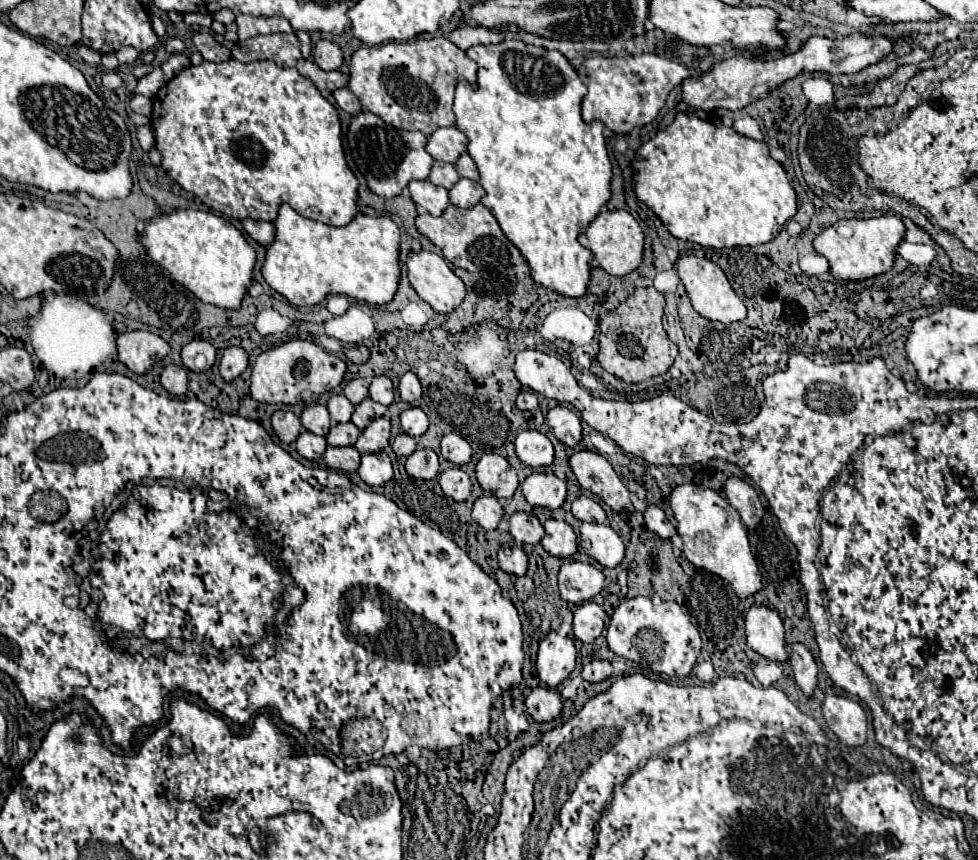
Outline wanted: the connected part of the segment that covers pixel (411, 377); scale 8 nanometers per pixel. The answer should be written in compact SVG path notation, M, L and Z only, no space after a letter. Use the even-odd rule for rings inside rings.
M406 371L406 373L400 377L398 391L400 391L402 401L406 401L406 403L412 403L414 399L420 399L420 395L422 395L422 387L420 387L420 381L418 381L416 373Z

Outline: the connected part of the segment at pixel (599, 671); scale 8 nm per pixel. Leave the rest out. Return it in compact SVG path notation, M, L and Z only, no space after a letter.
M592 659L582 669L582 679L586 681L602 681L612 675L612 663L604 659Z

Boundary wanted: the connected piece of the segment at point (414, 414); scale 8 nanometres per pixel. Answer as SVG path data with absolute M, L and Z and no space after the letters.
M410 407L400 413L400 425L402 425L404 433L408 433L412 437L420 437L428 429L428 417L422 409Z

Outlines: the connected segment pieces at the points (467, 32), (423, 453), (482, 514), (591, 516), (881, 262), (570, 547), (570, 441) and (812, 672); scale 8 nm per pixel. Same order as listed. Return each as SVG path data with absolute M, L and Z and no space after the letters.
M462 25L458 29L454 29L448 39L460 47L462 51L466 51L468 47L472 45L488 45L488 43L500 43L508 33L514 33L516 27L512 27L512 31L506 31L506 33L496 33L496 31L488 31L486 27L468 27L468 25Z
M416 449L406 457L406 471L416 479L434 479L438 469L438 455L432 449Z
M484 493L482 497L478 497L478 499L474 501L472 519L474 519L480 527L484 527L484 529L496 529L498 521L502 519L502 505L498 503L496 495Z
M578 497L572 503L572 513L576 519L580 521L596 521L596 523L604 523L606 521L606 511L602 509L602 505L590 497Z
M880 215L870 219L840 219L814 239L814 249L830 263L834 279L868 279L886 273L894 261L894 247L904 237L904 225L896 215Z
M546 519L544 523L546 535L542 537L542 547L554 555L554 557L570 557L576 553L578 543L576 543L576 533L572 525L568 525L562 519Z
M556 405L548 411L546 423L554 431L554 435L568 447L576 447L582 439L582 427L580 427L580 417L576 415L574 409L568 409L564 405Z
M802 643L790 645L790 665L794 669L794 677L804 695L812 695L816 689L816 661L812 653Z

